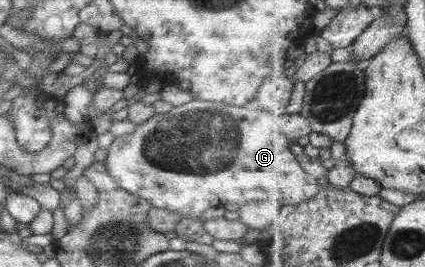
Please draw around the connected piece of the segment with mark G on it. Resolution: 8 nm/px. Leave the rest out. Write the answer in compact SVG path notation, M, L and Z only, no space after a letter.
M192 99L164 114L153 114L129 134L115 137L106 149L106 160L102 164L118 188L147 200L151 207L168 210L184 219L201 219L204 210L224 207L225 204L268 201L297 205L316 196L321 185L315 176L303 169L299 158L292 153L293 142L282 133L279 113L274 123L271 113L254 105L236 107Z

